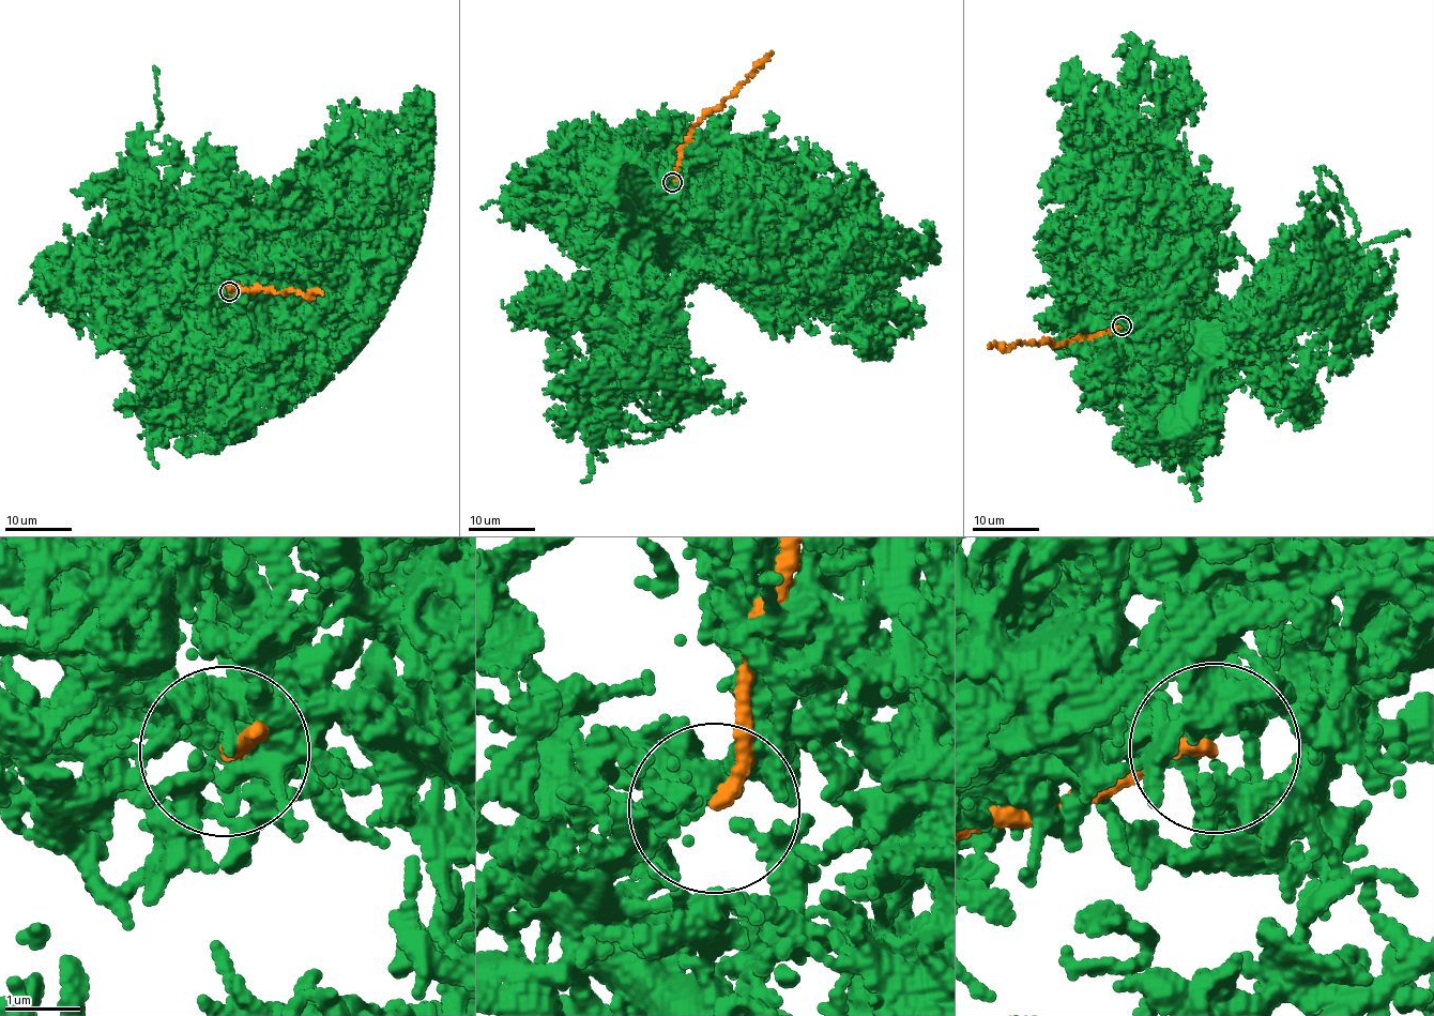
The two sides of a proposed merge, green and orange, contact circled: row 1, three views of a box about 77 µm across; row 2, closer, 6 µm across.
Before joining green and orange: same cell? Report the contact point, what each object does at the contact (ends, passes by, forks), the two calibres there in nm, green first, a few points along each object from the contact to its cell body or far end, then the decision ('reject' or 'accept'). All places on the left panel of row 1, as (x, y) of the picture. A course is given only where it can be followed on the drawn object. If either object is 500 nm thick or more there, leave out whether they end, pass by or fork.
place (229, 291); green ends; orange ends; calibres 320 and 200 nm; course green (227, 292), (226, 296), (231, 292), (234, 294), (241, 287), (243, 272), (253, 268); course orange (229, 291), (230, 288), (271, 288), (277, 292), (294, 290), (307, 298), (311, 291), (323, 294); reject

